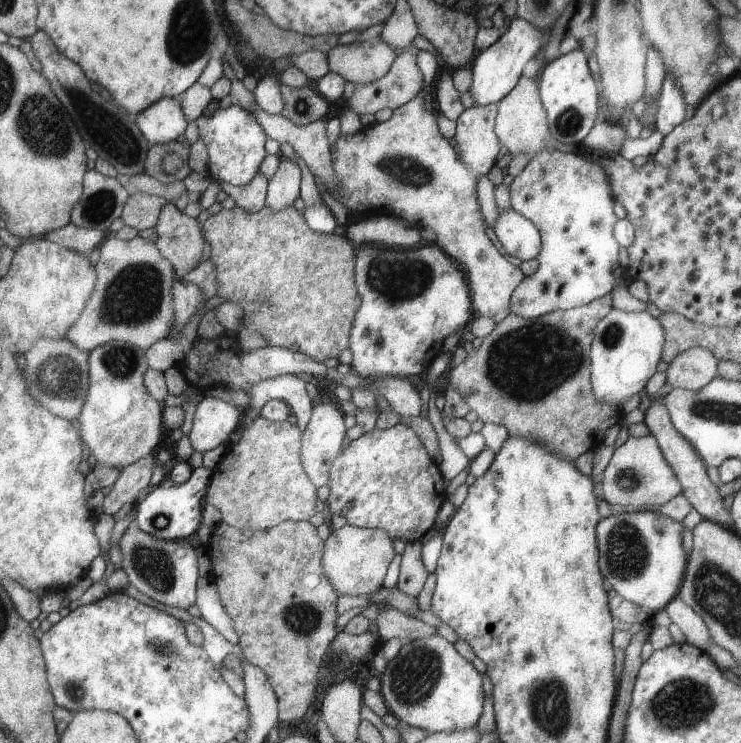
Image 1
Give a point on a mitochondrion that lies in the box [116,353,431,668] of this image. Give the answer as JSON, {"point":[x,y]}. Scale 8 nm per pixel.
{"point":[156,569]}

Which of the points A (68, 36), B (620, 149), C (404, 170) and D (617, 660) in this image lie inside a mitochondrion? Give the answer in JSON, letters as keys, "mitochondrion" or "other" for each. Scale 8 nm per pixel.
{"A":"other","B":"other","C":"mitochondrion","D":"other"}

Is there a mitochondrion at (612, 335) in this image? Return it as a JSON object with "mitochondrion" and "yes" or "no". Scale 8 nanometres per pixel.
{"mitochondrion":"yes"}

